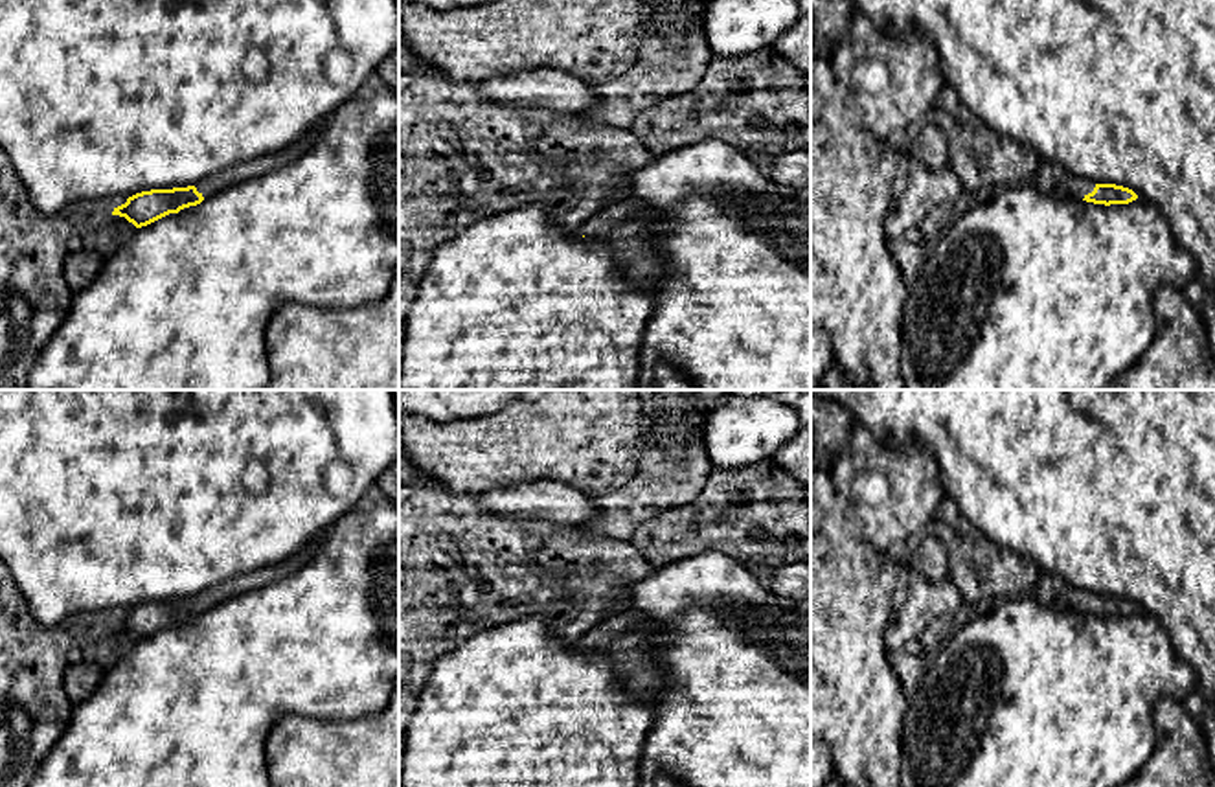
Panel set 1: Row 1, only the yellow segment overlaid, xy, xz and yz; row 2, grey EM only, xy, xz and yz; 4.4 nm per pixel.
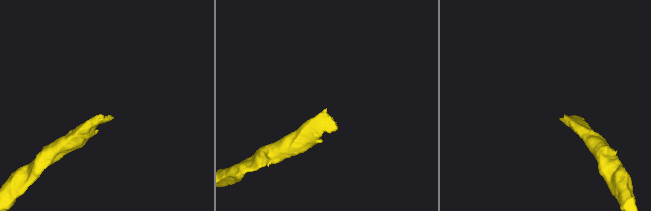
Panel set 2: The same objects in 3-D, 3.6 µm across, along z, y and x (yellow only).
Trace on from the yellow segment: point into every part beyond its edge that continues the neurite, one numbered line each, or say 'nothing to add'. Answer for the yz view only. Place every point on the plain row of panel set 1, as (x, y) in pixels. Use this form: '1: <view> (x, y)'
1: yz (1052, 591)

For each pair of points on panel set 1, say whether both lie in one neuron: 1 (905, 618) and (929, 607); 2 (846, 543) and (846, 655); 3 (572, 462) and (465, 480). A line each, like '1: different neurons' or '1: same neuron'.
1: same neuron
2: same neuron
3: same neuron

